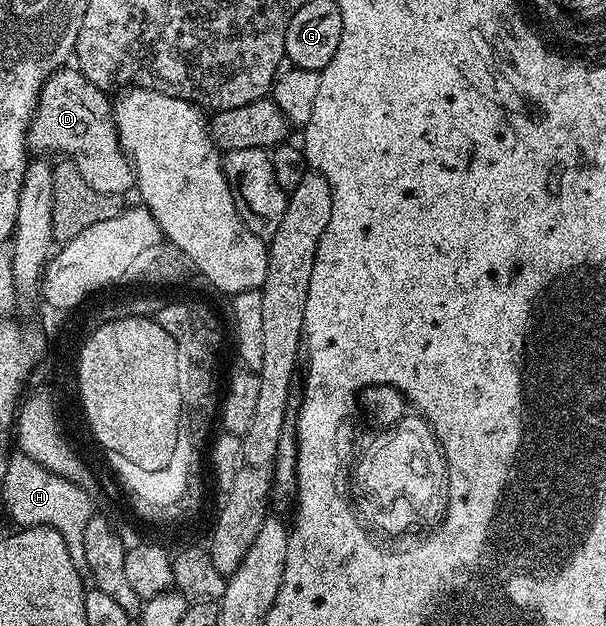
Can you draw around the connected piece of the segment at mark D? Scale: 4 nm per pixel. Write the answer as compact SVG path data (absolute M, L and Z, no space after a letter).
M64 67L48 79L39 95L35 118L27 129L27 143L32 150L44 149L47 153L63 152L81 171L81 179L104 195L132 192L135 185L135 166L119 145L115 130L113 105L108 94L85 79L75 67Z

